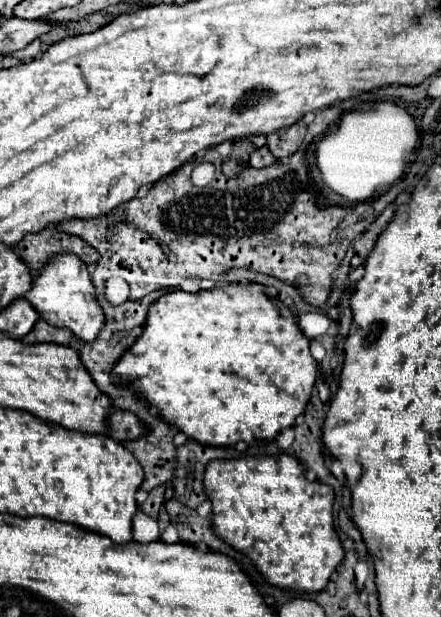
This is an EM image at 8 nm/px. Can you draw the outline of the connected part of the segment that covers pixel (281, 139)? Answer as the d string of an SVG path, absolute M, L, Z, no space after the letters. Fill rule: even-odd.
M297 121L291 127L283 127L279 131L269 133L267 135L267 147L273 153L273 157L285 159L285 157L293 155L299 149L299 145L303 143L305 129L307 129L307 125L303 121Z

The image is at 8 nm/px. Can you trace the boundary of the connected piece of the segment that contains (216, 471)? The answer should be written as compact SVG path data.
M277 453L215 459L207 465L205 489L213 503L215 533L245 553L271 585L307 593L327 587L345 557L333 527L335 491L321 481L309 481L297 457Z

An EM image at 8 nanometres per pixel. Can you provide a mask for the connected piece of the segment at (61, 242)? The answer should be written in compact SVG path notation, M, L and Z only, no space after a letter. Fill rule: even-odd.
M47 227L39 233L25 235L15 249L33 271L41 271L55 253L75 253L85 263L99 261L97 249L93 249L89 243L75 235L57 231L55 227Z

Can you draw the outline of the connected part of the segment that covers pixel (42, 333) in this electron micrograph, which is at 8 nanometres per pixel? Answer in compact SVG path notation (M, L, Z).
M43 319L37 321L33 333L29 335L29 339L37 341L37 343L59 343L59 345L69 345L71 343L71 337L73 337L73 333L69 329L51 327Z

